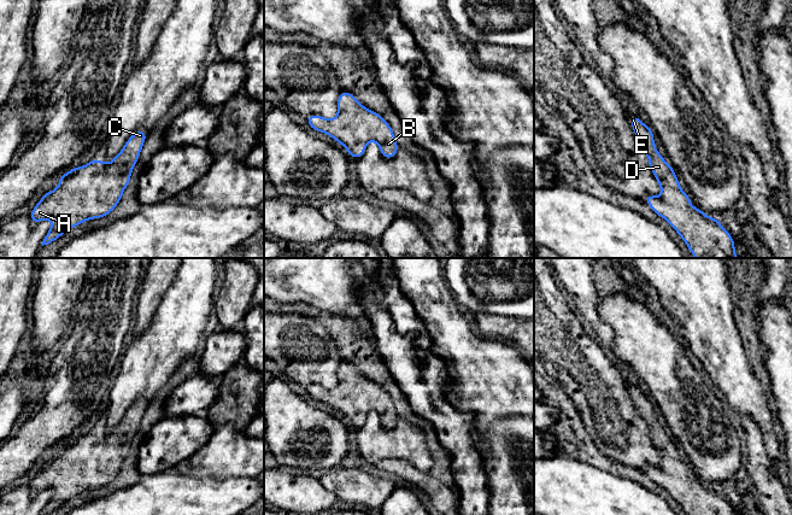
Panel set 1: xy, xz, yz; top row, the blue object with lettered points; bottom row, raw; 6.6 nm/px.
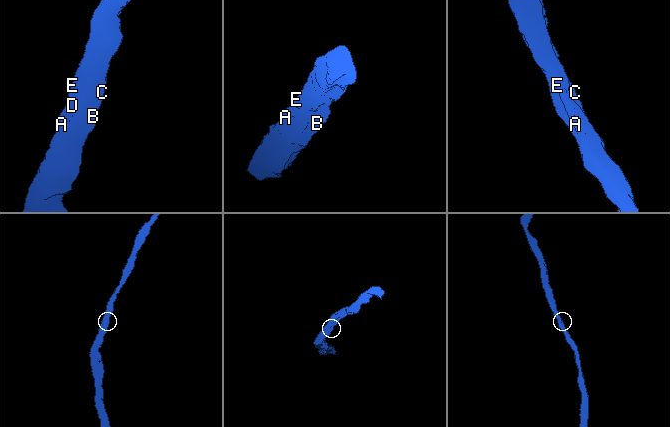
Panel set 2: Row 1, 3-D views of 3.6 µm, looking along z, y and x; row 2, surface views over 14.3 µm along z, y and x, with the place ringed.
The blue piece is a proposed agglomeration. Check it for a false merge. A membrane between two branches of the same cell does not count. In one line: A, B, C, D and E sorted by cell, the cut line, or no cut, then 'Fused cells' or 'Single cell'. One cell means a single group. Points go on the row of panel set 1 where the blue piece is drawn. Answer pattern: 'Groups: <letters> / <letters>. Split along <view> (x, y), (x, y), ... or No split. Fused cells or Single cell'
Groups: A B C D E. No split. Single cell

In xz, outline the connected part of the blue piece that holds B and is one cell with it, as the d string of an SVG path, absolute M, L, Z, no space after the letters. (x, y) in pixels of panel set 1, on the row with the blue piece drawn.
M342 90L338 96L338 116L325 119L310 115L306 121L312 130L328 134L347 150L351 158L360 158L369 141L376 141L383 158L391 159L399 151L393 129L383 117L360 105L356 96Z

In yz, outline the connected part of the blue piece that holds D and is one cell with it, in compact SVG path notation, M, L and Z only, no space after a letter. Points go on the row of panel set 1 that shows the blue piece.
M639 116L628 118L661 187L659 198L651 194L645 197L651 210L668 221L696 258L738 258L733 235L718 223L718 218L708 217L700 209L692 206L674 168L658 153L652 129Z

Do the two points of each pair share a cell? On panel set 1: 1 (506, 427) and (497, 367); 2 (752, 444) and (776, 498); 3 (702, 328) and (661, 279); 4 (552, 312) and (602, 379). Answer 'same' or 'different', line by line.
1: different
2: same
3: same
4: same

